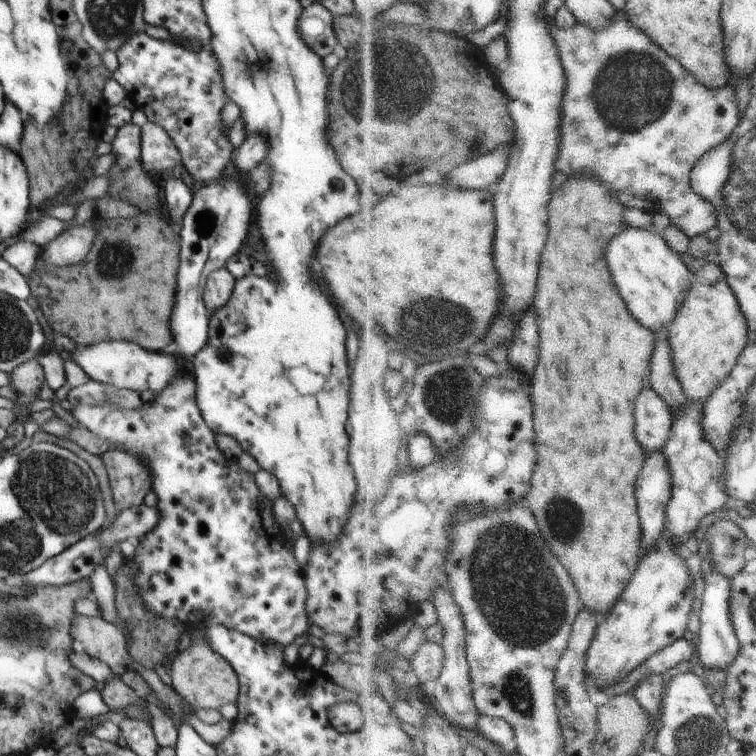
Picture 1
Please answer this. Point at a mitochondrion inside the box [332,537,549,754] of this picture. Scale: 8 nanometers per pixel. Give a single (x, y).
(516, 693)

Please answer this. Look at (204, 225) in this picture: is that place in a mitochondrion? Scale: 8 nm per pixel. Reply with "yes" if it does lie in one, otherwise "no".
yes

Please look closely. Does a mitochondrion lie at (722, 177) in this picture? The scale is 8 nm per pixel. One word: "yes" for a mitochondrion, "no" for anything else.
yes

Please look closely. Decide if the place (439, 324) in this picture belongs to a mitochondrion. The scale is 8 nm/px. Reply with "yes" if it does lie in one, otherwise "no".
yes

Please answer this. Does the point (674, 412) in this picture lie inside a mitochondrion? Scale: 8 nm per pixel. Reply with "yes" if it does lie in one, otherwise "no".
no

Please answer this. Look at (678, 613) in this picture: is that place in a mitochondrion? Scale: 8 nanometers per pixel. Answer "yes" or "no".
no

